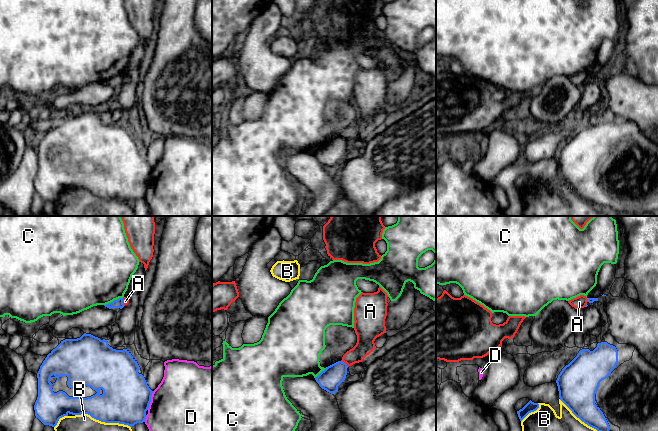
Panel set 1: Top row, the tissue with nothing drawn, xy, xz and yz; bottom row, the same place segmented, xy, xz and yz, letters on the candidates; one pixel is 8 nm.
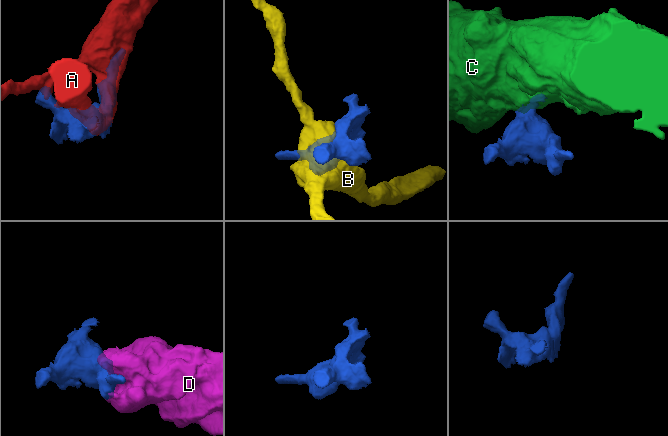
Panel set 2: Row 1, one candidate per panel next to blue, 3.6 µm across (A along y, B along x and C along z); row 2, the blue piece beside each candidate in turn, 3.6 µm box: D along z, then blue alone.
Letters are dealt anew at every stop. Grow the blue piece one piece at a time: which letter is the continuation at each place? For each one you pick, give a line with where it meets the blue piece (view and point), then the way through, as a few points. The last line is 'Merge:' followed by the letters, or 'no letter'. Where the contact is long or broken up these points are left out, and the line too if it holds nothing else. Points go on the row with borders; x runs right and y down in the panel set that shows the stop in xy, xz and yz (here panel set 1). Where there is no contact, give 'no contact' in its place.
Merge: no letter

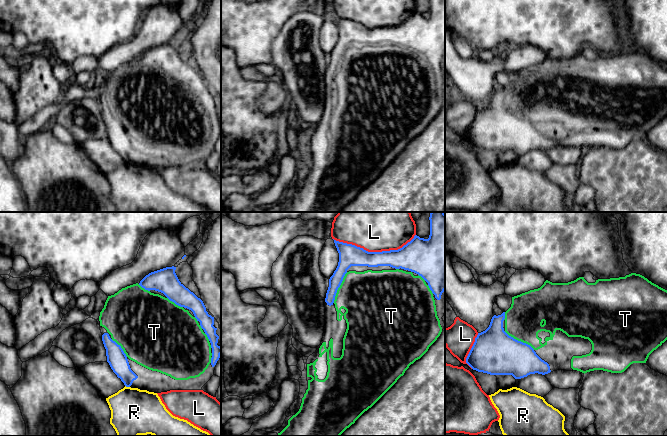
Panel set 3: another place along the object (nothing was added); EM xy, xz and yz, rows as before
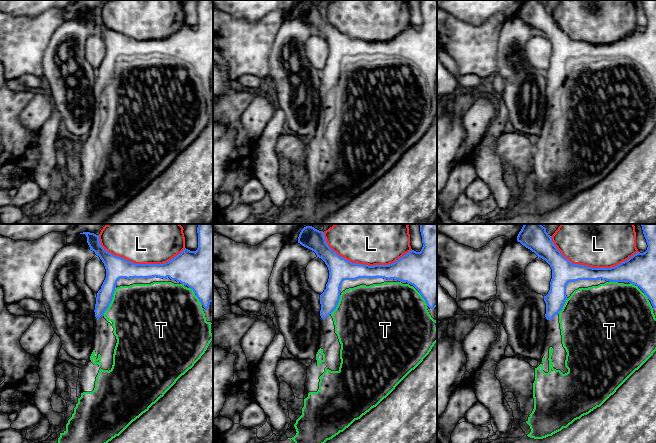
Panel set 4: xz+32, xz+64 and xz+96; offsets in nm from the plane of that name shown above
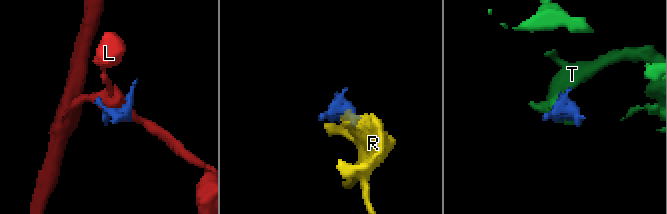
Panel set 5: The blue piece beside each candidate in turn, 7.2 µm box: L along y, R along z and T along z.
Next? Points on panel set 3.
T: contact xz (339, 286)
Merge: T

